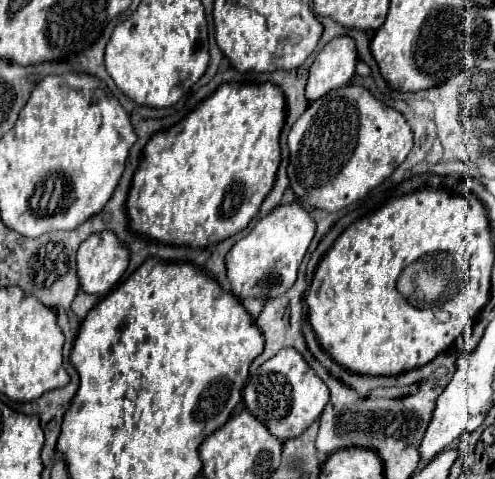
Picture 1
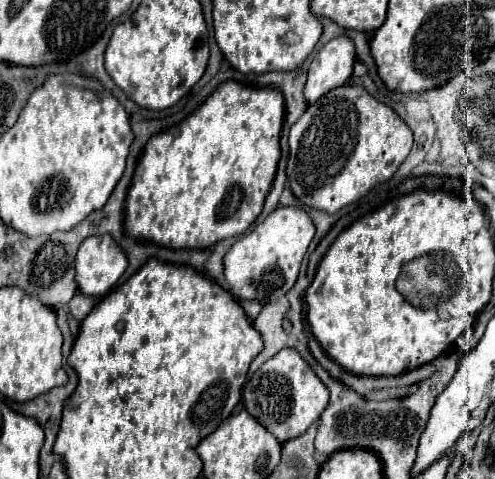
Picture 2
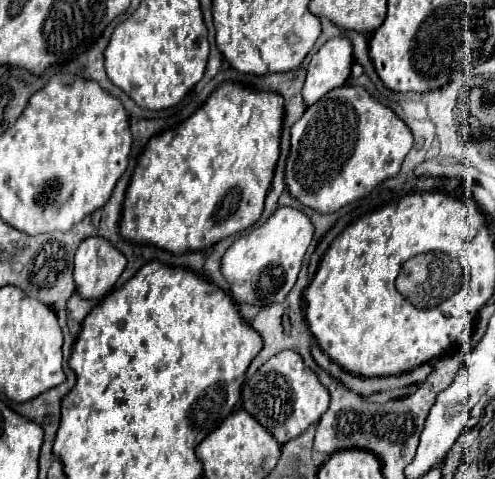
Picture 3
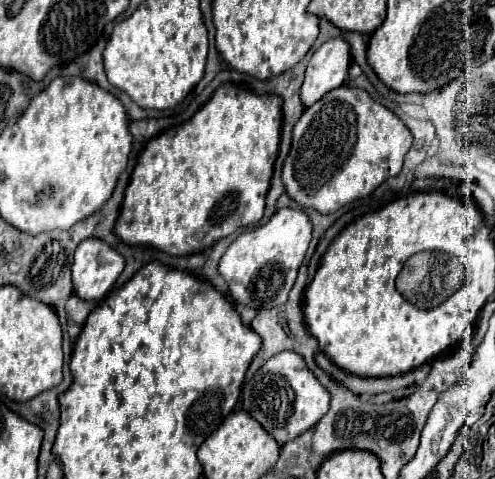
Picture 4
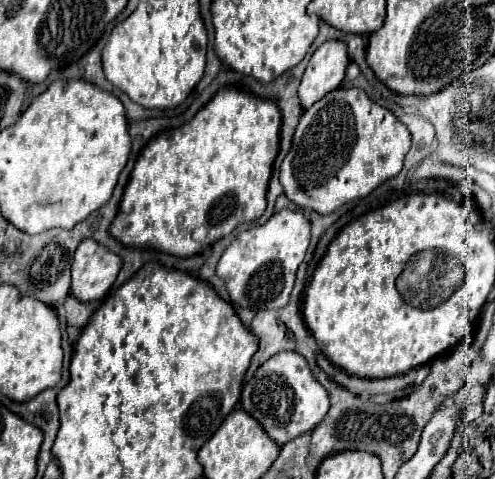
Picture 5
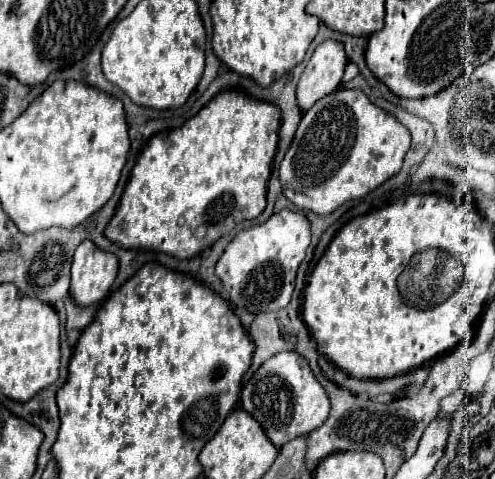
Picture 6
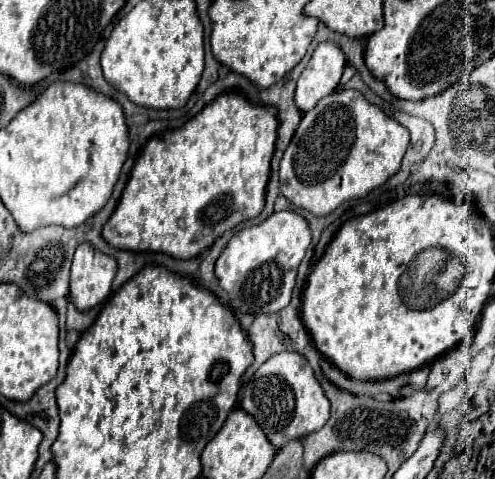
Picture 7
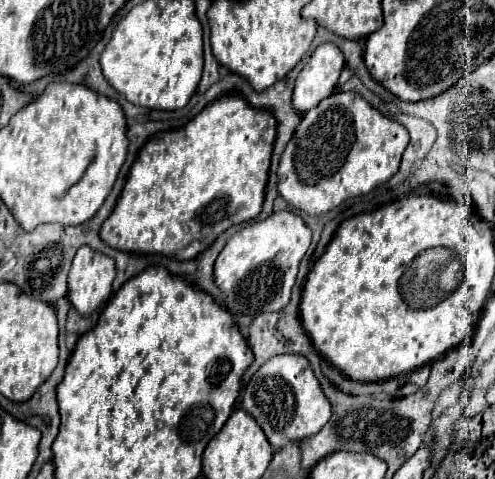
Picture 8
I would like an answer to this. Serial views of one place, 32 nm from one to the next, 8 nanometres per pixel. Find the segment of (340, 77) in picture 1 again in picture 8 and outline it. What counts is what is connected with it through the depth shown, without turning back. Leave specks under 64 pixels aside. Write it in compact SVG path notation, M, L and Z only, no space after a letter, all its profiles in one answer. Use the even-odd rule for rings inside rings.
M320 44L296 78L292 104L300 114L330 96L344 70L344 54L334 44Z

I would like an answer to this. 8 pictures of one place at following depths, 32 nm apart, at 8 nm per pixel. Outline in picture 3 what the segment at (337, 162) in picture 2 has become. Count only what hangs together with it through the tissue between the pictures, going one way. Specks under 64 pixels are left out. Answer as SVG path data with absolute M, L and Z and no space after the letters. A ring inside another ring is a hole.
M340 86L308 106L304 116L292 126L290 156L286 162L286 184L290 194L304 206L322 214L332 214L342 206L364 198L380 182L398 174L400 164L412 148L410 128L384 104L374 100L362 86Z

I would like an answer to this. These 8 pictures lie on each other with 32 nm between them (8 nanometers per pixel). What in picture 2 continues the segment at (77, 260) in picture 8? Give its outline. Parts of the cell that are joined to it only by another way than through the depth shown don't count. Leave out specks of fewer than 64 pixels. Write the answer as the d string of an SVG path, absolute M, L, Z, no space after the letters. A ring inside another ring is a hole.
M108 234L86 238L76 254L76 282L82 294L106 296L128 266L126 252Z

